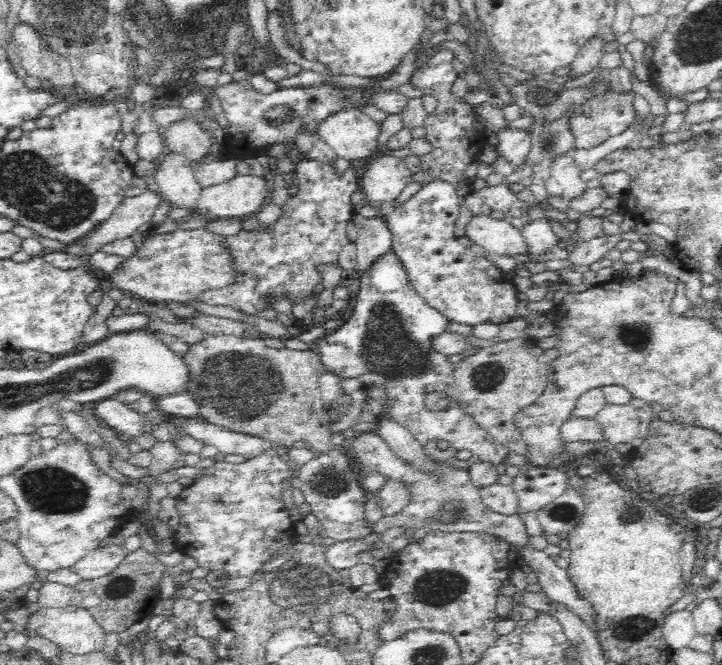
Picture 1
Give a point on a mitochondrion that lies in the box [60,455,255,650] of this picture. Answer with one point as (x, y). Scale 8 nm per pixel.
(120, 586)

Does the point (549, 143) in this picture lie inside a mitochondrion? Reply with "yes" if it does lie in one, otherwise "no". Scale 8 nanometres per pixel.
yes

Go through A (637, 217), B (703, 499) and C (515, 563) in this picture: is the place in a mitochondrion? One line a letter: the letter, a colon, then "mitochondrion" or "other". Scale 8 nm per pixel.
A: other
B: mitochondrion
C: other

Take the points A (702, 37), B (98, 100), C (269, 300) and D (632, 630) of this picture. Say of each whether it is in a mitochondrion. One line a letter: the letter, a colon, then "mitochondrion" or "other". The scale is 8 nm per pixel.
A: mitochondrion
B: other
C: other
D: mitochondrion

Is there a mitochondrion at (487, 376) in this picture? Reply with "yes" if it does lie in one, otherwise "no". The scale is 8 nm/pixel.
yes

